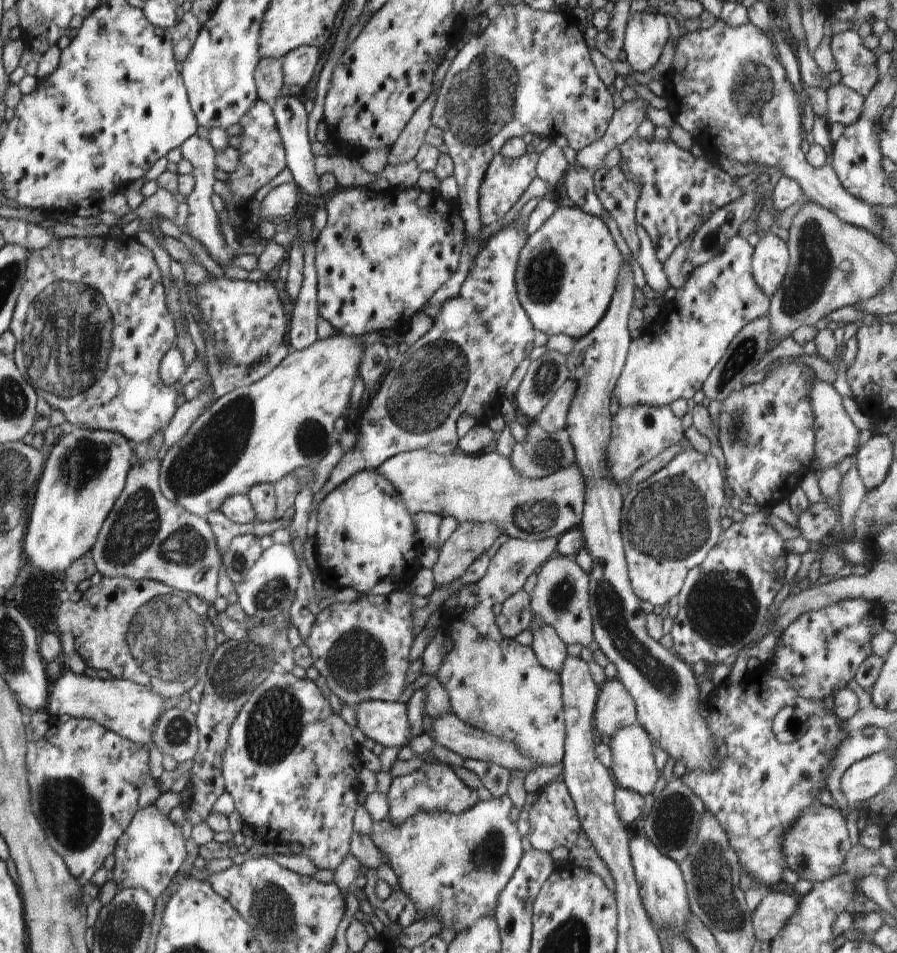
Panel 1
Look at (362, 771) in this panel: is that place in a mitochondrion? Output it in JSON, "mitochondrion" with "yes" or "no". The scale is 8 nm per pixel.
{"mitochondrion":"no"}

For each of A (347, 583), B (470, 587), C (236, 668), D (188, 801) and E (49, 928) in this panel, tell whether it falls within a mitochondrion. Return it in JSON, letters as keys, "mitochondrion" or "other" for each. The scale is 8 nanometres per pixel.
{"A":"other","B":"other","C":"mitochondrion","D":"other","E":"other"}

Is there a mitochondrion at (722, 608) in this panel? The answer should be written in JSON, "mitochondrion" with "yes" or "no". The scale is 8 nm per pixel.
{"mitochondrion":"yes"}

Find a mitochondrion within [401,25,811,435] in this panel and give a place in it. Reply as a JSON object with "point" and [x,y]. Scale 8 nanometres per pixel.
{"point":[482,100]}

